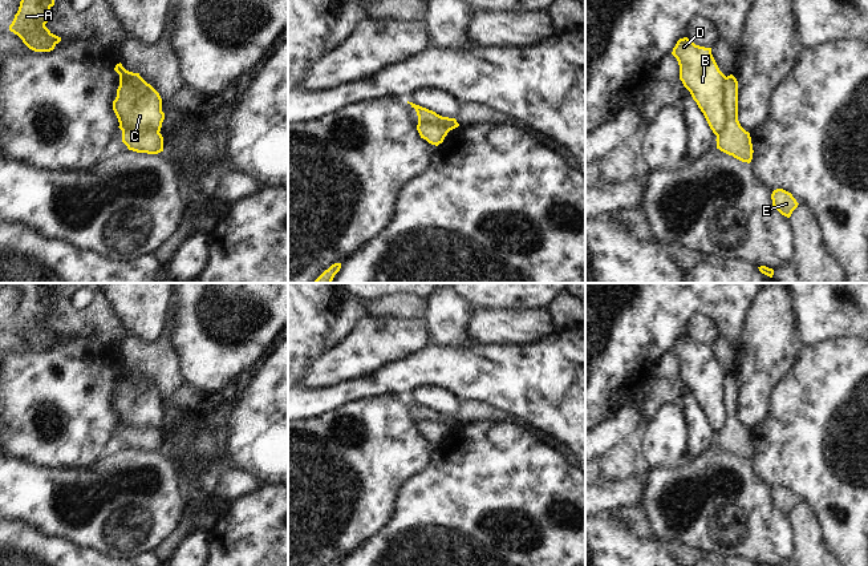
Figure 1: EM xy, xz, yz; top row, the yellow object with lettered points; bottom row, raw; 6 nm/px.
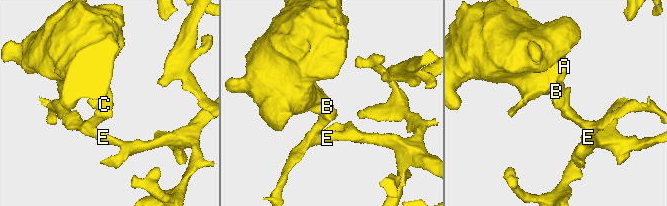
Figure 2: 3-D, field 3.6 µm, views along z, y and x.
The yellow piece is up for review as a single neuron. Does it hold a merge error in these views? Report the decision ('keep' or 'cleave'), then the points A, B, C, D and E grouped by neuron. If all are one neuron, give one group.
cleave; A B C D / E

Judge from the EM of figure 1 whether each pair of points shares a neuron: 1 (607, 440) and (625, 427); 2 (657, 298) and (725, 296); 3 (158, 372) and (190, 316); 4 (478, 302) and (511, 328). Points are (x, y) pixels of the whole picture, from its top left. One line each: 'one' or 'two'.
1: one
2: one
3: two
4: two

